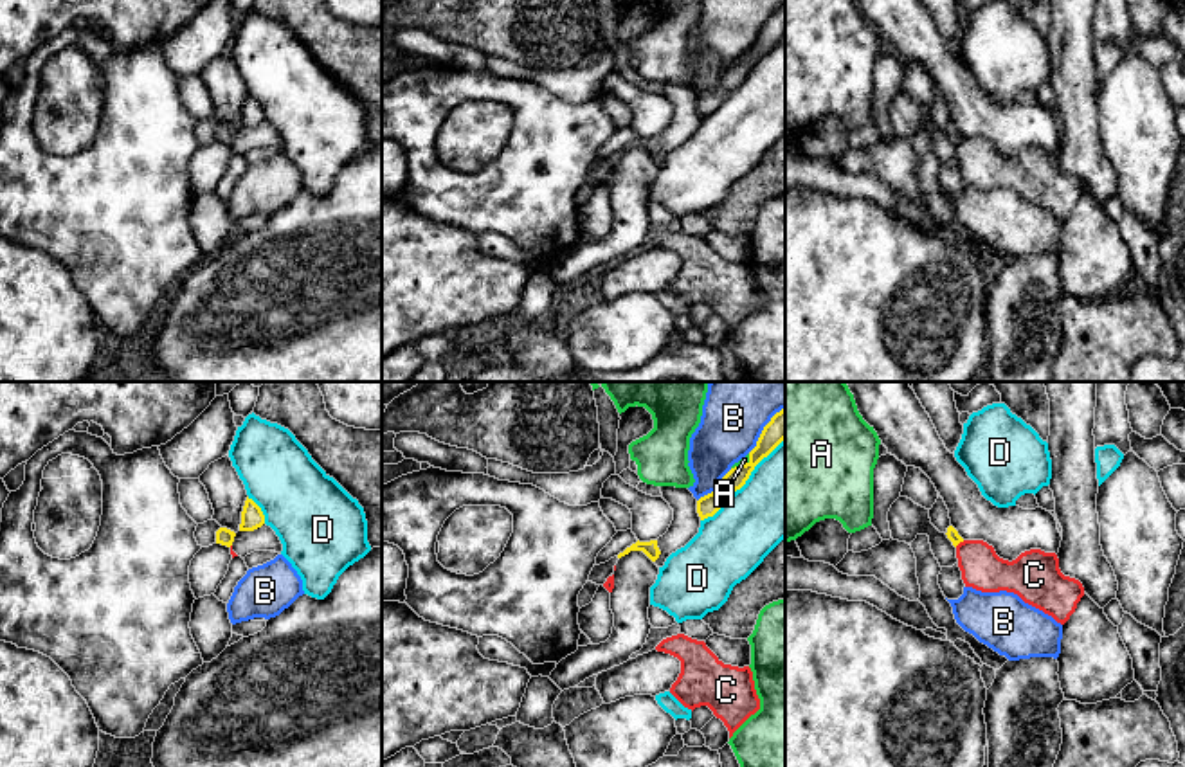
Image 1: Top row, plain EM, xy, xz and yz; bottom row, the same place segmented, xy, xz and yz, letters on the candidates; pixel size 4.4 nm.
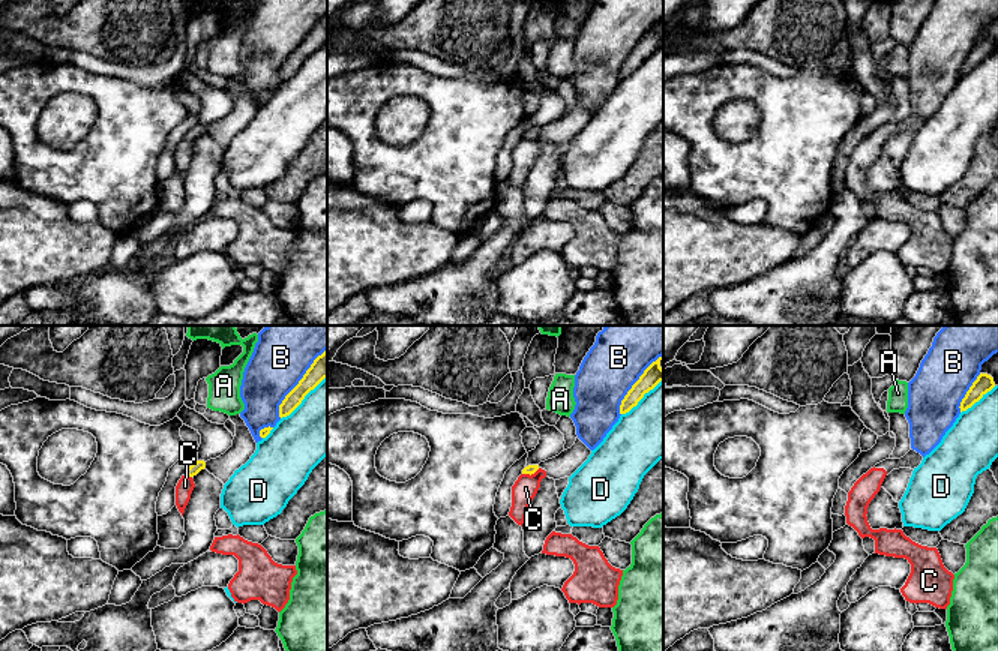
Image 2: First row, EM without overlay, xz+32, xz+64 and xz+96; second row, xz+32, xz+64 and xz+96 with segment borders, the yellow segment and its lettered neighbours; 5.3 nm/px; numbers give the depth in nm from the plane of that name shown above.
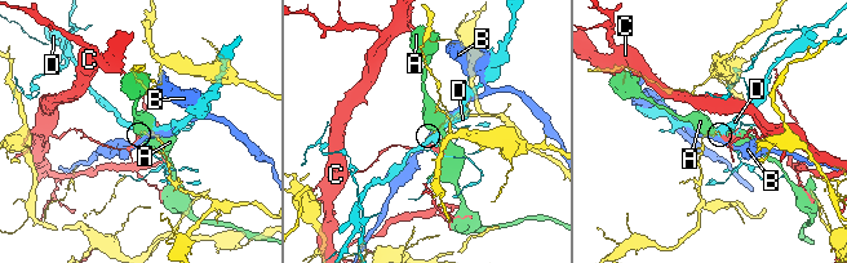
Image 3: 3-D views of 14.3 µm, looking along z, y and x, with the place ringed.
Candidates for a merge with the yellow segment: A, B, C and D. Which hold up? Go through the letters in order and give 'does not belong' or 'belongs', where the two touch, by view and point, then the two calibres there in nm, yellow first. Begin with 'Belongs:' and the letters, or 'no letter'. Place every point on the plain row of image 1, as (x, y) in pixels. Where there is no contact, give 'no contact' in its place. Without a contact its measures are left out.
Belongs: no letter
A: does not belong; meets yellow in xz at (742, 62); 120 nm thick on the yellow side, 30 nm on the other
B: does not belong; meets yellow in xz at (717, 85); 100 nm thick on the yellow side, 260 nm on the other
C: does not belong; meets yellow in yz at (958, 139); 50 nm thick on the yellow side, 190 nm on the other
D: does not belong; meets yellow in xz at (744, 80); 100 nm thick on the yellow side, 360 nm on the other

